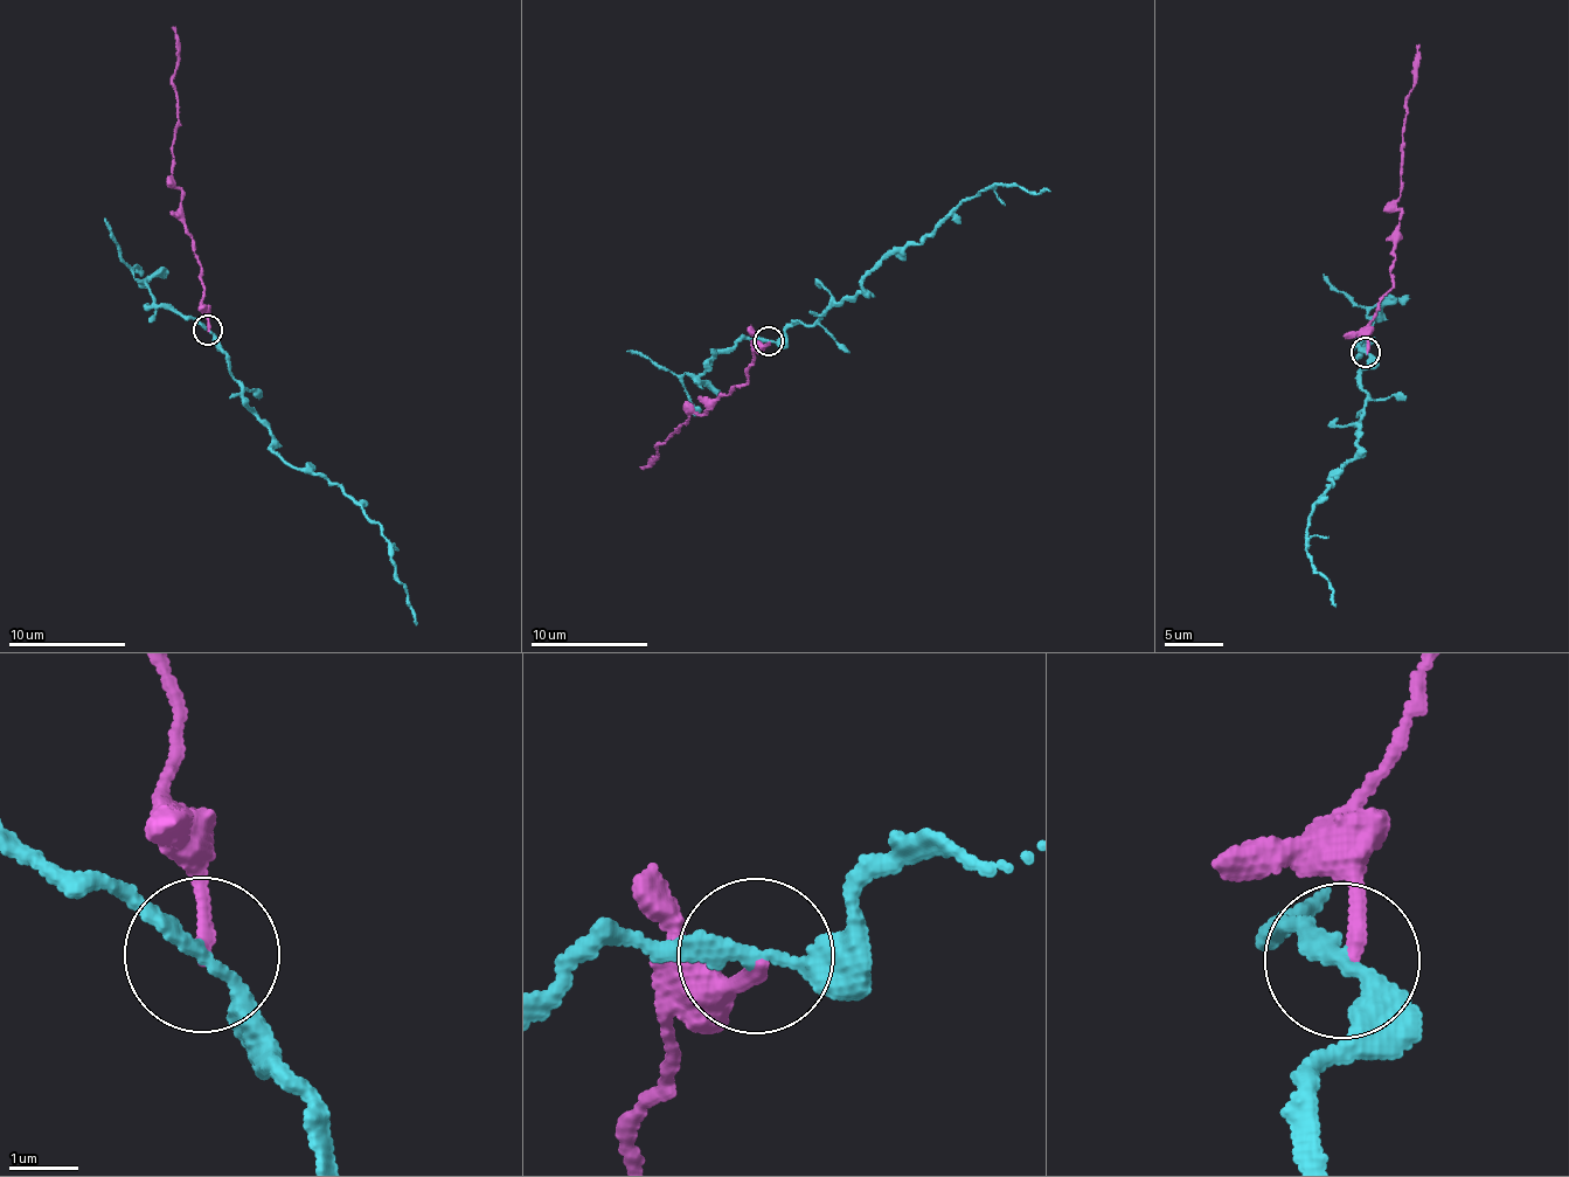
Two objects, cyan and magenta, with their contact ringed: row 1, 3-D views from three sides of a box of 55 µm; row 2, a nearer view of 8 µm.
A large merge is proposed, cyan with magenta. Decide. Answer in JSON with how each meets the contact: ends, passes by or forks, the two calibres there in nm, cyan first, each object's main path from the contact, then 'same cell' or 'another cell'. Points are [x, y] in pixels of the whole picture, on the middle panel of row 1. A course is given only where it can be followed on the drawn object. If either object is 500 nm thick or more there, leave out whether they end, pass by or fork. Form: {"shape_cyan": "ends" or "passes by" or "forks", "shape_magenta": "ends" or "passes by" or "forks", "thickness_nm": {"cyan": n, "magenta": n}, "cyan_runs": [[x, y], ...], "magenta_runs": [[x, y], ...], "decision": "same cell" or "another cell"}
{"shape_cyan": "passes by", "shape_magenta": "ends", "thickness_nm": {"cyan": 200, "magenta": 190}, "cyan_runs": [[766, 340], [862, 291], [862, 279], [974, 194], [1000, 184], [1050, 191]], "magenta_runs": [[766, 343], [752, 352], [745, 383], [715, 401], [703, 414], [689, 414], [688, 421], [666, 437], [639, 468]], "decision": "another cell"}

